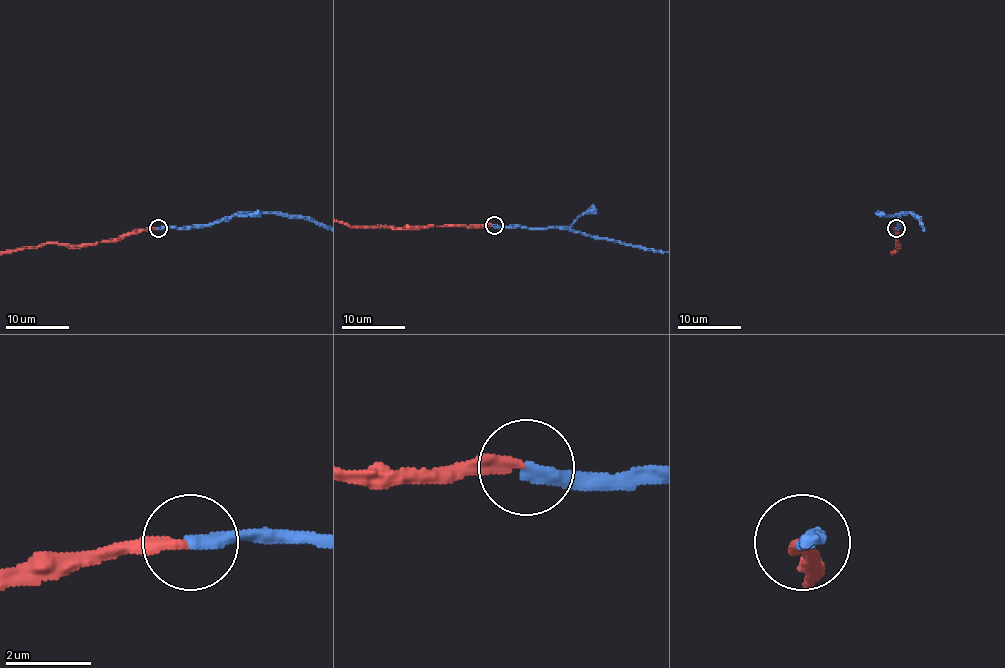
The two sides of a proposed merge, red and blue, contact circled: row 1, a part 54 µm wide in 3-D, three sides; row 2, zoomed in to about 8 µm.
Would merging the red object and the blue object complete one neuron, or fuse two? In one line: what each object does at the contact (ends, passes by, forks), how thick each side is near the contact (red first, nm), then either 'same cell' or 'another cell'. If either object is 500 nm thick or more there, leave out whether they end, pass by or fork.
red ends | blue ends | 260/320 nm | same cell

